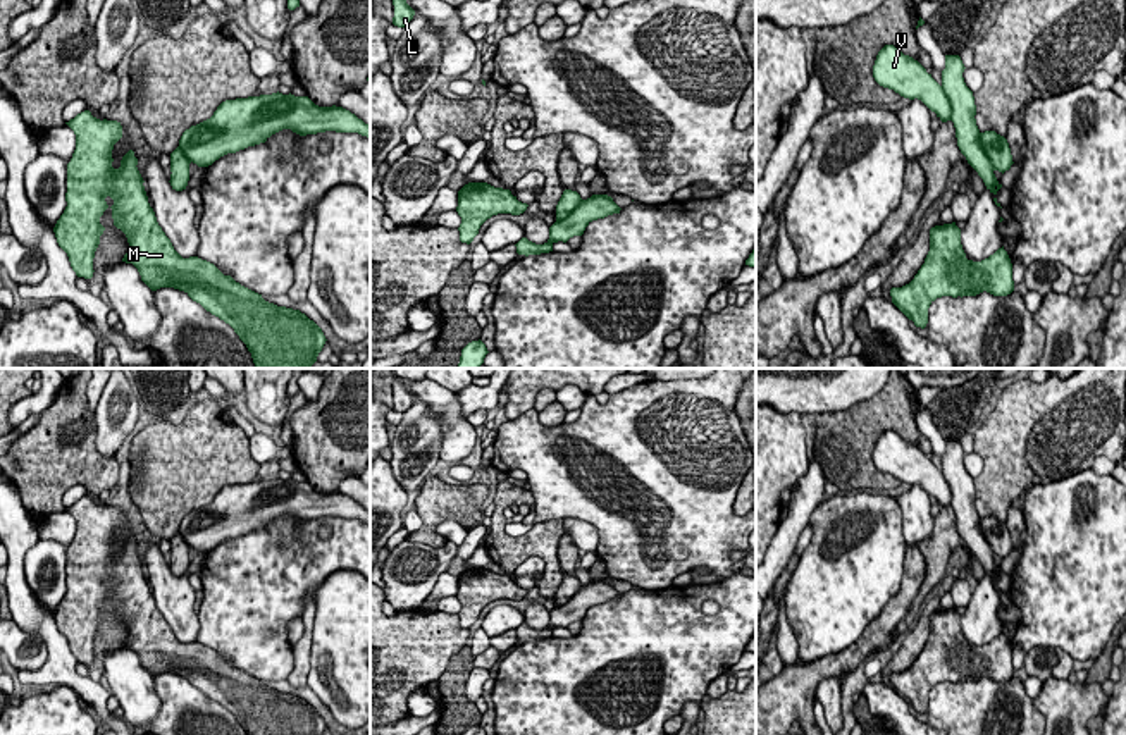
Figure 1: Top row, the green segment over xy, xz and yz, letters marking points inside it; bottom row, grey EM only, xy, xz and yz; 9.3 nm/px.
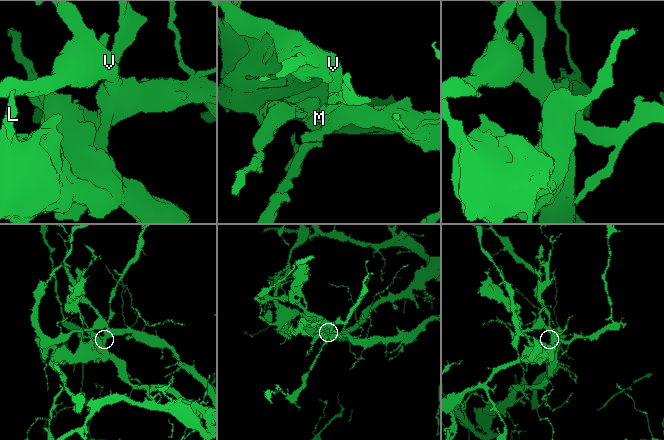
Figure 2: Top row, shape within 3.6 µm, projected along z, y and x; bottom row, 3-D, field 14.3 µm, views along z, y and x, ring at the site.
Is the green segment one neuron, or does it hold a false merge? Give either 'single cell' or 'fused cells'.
fused cells

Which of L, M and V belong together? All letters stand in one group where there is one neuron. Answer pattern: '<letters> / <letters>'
L M / V

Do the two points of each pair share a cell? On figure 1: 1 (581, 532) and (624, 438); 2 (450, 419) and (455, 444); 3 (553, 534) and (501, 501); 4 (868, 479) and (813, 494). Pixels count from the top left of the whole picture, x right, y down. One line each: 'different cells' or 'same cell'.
1: different cells
2: same cell
3: same cell
4: different cells

